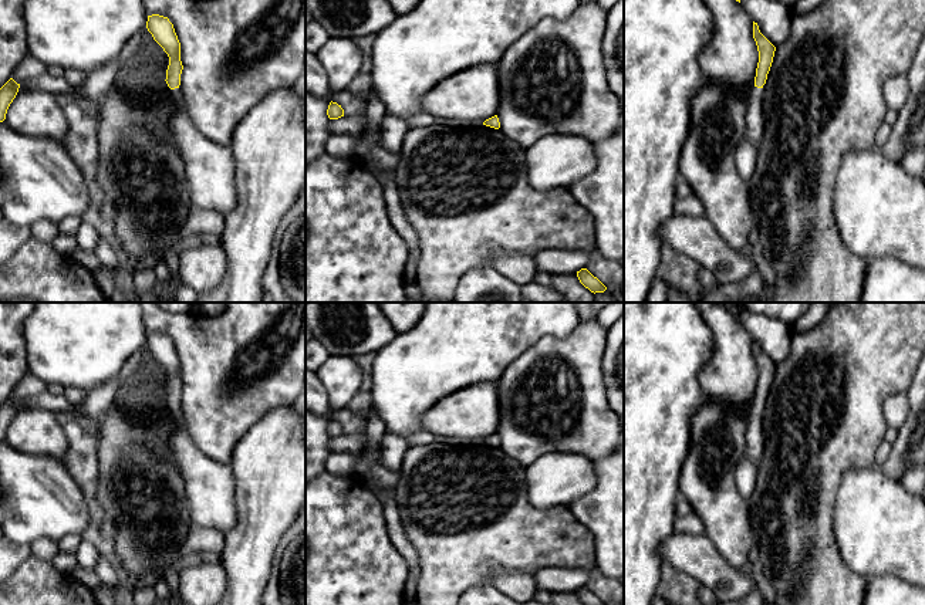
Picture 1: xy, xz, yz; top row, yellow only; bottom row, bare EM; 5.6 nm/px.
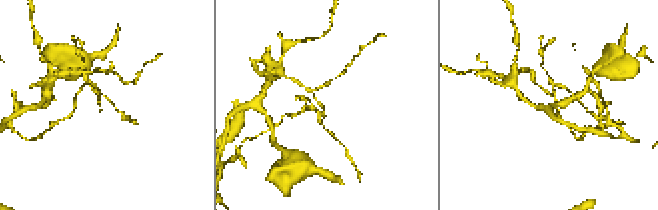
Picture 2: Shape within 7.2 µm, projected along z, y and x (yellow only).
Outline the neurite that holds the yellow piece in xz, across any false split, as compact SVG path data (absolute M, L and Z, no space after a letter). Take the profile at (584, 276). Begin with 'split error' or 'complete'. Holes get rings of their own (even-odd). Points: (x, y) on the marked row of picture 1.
complete | M581 268L580 271L577 271L577 277L580 283L594 294L604 293L607 290L607 287L597 277L594 277L587 268Z

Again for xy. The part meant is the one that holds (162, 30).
split error | M152 14L148 16L146 28L153 40L163 48L169 57L166 70L166 84L172 89L172 99L175 102L168 129L180 152L185 162L186 182L189 187L189 197L193 206L202 210L215 210L223 217L234 209L236 205L236 185L234 185L234 158L229 146L216 143L205 138L189 119L183 97L180 94L180 74L183 70L180 61L180 43L175 33L173 24L168 17Z

